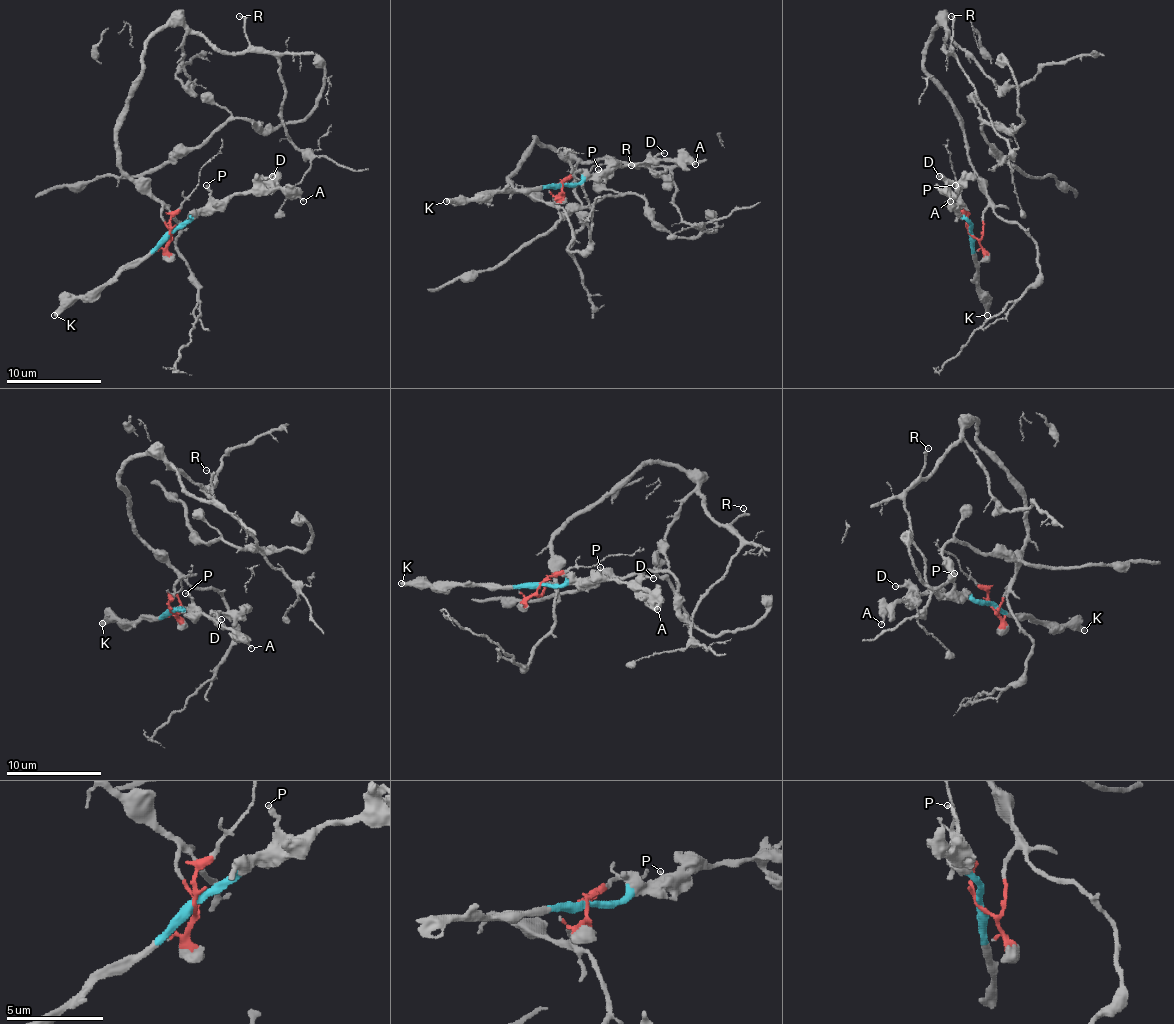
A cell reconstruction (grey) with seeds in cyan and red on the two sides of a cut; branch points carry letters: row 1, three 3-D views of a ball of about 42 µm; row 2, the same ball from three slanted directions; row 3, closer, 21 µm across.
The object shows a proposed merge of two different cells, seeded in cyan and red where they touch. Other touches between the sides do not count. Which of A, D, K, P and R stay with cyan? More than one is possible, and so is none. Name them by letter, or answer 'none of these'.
A, D, K, P

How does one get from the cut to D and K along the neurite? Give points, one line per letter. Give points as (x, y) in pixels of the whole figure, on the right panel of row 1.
D: (971, 232), (971, 223), (954, 204), (949, 187), (940, 175)
K: (971, 232), (975, 285), (985, 294), (987, 316)

